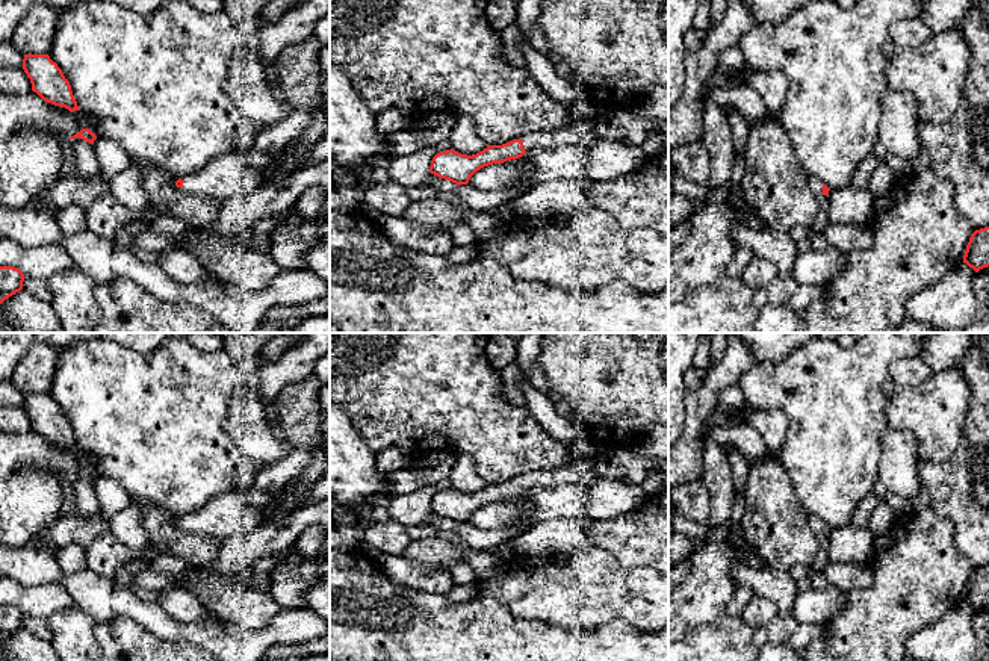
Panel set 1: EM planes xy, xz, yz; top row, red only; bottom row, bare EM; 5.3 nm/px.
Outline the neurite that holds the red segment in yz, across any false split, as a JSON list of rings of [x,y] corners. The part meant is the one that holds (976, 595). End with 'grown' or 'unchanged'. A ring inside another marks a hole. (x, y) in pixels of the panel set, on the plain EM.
[[[989,566],[975,569],[966,584],[963,602],[978,611],[989,605]]]; unchanged

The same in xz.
[[[572,458],[572,461],[557,470],[540,470],[513,478],[502,484],[487,484],[482,490],[467,495],[455,489],[437,492],[429,505],[429,511],[455,523],[467,523],[470,516],[484,505],[504,502],[522,496],[532,487],[555,487],[560,484],[587,484],[596,481],[593,460]]]; grown

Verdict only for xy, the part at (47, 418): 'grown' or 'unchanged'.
unchanged

